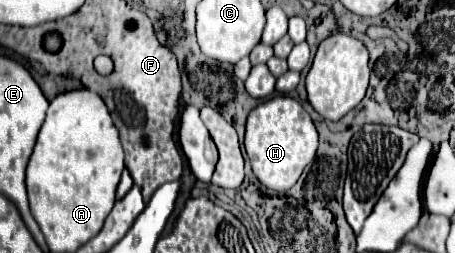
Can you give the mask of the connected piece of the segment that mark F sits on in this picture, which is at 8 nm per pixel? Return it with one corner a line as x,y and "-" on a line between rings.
131,26
123,30
123,42
119,42
111,54
115,54
115,58
111,58
115,64
113,72
109,76
91,72
91,76
85,76
83,84
95,90
107,104
125,148
125,166
147,202
157,186
179,180
183,170
183,158
173,140
175,116
179,112
181,74
175,56
167,48
159,42
143,42
143,30
131,34

